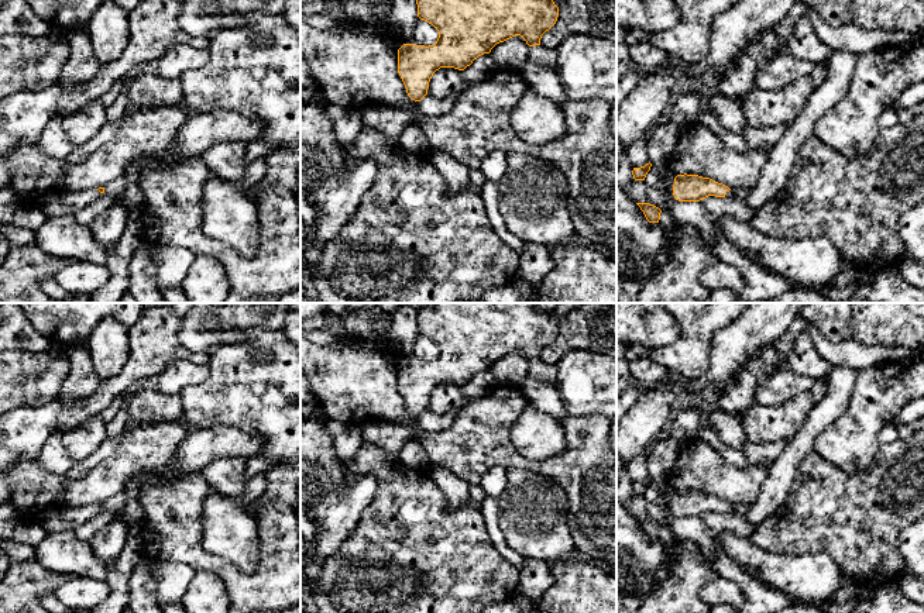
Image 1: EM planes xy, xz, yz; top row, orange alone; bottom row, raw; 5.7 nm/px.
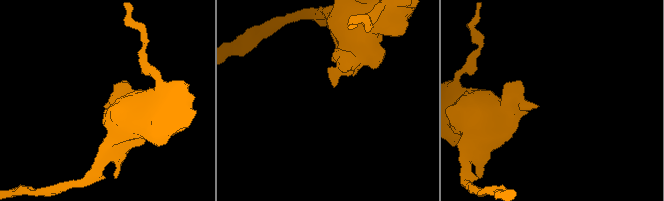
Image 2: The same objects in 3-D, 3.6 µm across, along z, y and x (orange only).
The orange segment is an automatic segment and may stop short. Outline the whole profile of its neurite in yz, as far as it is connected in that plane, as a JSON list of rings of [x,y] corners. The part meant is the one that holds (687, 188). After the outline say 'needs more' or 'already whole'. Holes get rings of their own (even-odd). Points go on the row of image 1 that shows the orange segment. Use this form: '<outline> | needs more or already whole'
[[[677,175],[673,185],[673,196],[679,202],[700,202],[708,196],[725,197],[731,189],[710,178],[698,175]]] | already whole

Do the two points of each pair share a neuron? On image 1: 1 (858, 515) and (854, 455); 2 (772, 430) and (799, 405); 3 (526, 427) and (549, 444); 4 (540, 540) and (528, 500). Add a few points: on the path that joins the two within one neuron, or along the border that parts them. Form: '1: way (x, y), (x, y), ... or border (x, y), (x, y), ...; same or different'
1: border (879, 448), (868, 468), (854, 472), (824, 458); different
2: way (779, 423), (792, 412); same
3: way (532, 433), (543, 438); same
4: way (539, 530), (533, 523), (533, 510); same

